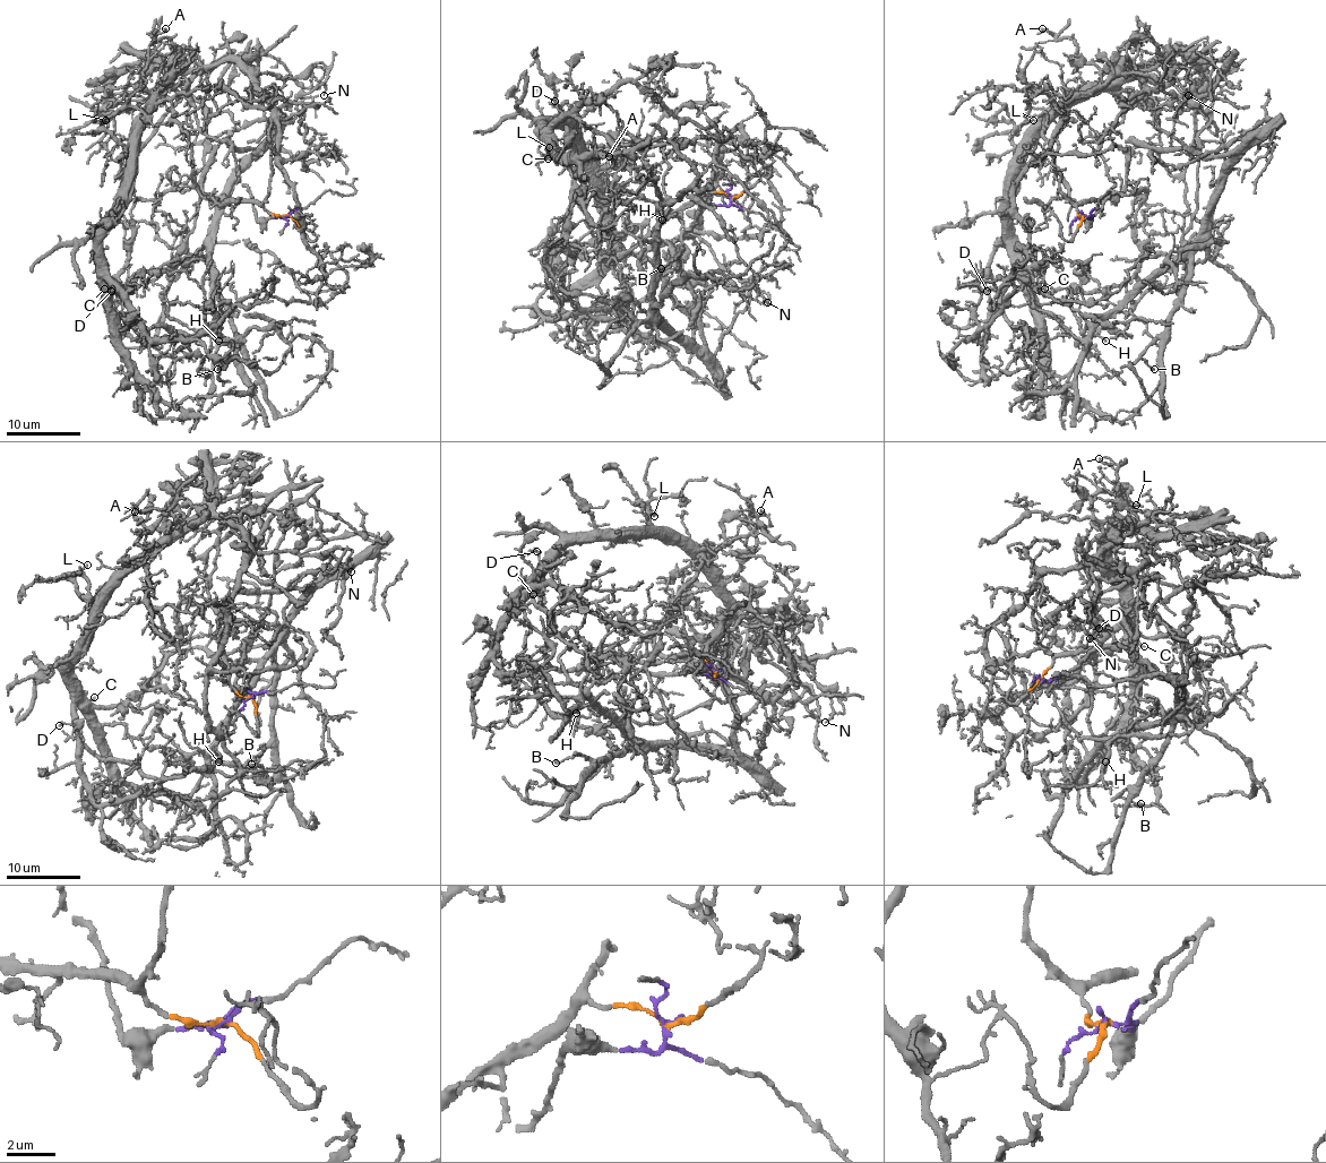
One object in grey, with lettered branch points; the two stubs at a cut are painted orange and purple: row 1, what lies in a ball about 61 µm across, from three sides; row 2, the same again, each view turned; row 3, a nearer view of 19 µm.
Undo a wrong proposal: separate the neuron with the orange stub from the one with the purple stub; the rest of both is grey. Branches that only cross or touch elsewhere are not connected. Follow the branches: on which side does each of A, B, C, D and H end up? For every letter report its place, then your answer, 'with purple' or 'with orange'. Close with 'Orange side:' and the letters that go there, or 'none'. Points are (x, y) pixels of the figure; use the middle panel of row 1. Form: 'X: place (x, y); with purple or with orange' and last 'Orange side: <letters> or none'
A: place (609, 156); with purple
B: place (661, 268); with orange
C: place (548, 158); with purple
D: place (554, 101); with purple
H: place (662, 220); with orange
Orange side: B, H

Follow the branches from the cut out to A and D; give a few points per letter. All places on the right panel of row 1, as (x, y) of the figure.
A: (1084, 215), (1091, 220), (1113, 184), (1096, 139), (1142, 88), (1137, 75), (1105, 83), (1069, 37), (1041, 28)
D: (1084, 215), (1113, 184), (1096, 139), (1139, 77), (1076, 95), (1034, 141), (1014, 197), (1012, 275), (988, 292)

